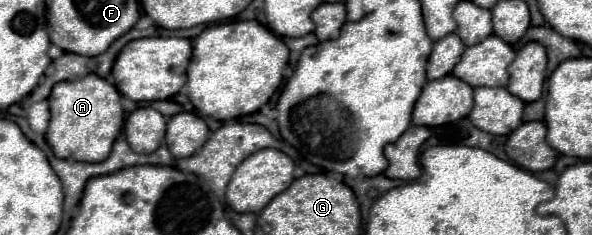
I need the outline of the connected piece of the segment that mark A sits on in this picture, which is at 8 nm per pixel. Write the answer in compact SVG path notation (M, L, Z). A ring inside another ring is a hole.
M89 73L75 81L61 81L49 95L51 121L45 133L55 157L97 163L105 161L111 153L113 141L123 127L123 107L119 91L103 77Z

